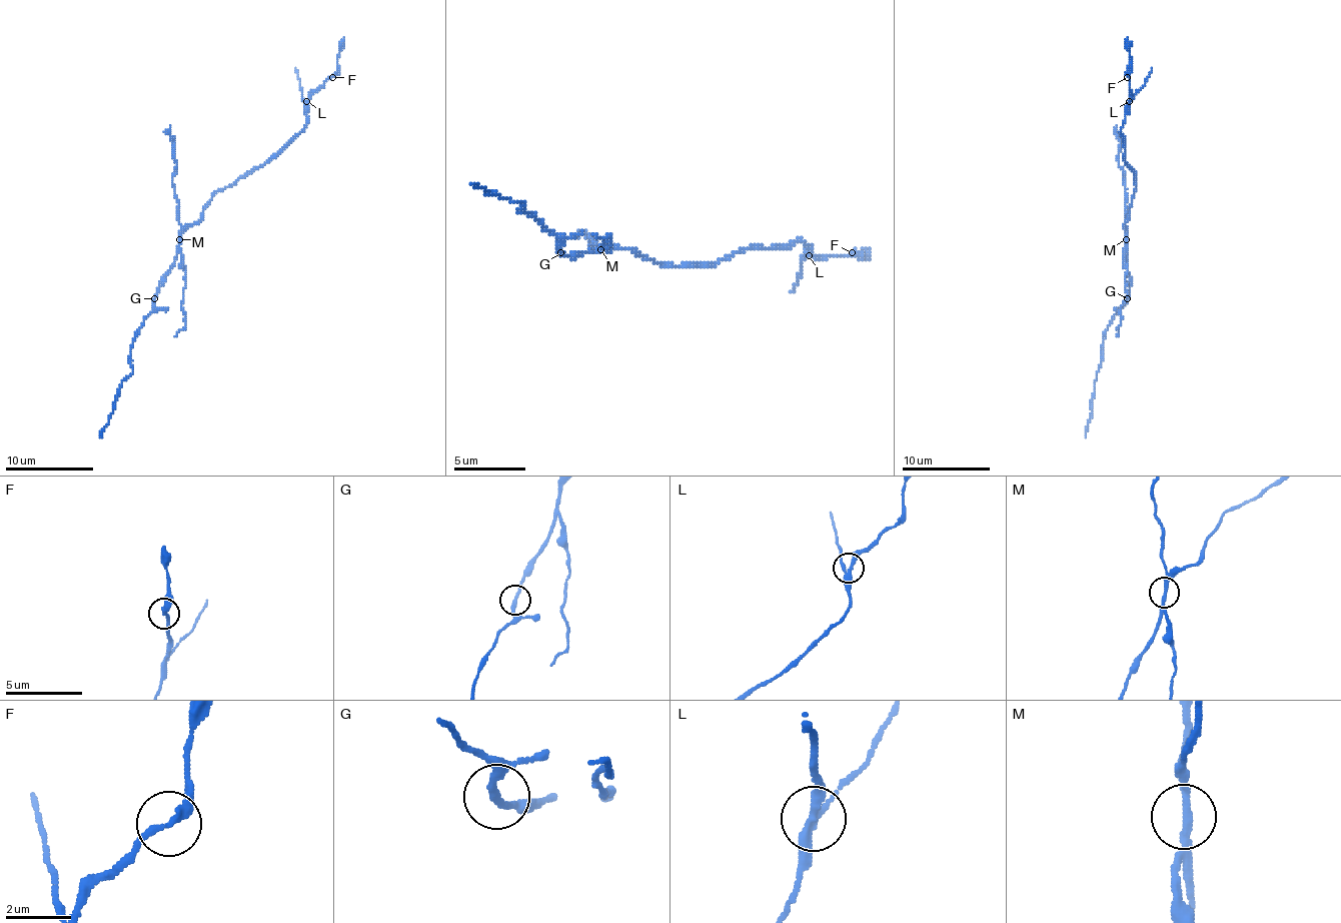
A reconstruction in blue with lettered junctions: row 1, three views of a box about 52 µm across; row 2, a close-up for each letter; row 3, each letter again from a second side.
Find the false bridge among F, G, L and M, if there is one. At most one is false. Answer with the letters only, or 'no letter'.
M

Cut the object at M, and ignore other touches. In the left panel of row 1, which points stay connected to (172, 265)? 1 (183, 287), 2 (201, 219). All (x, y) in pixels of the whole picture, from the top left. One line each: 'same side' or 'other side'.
1: other side
2: same side

